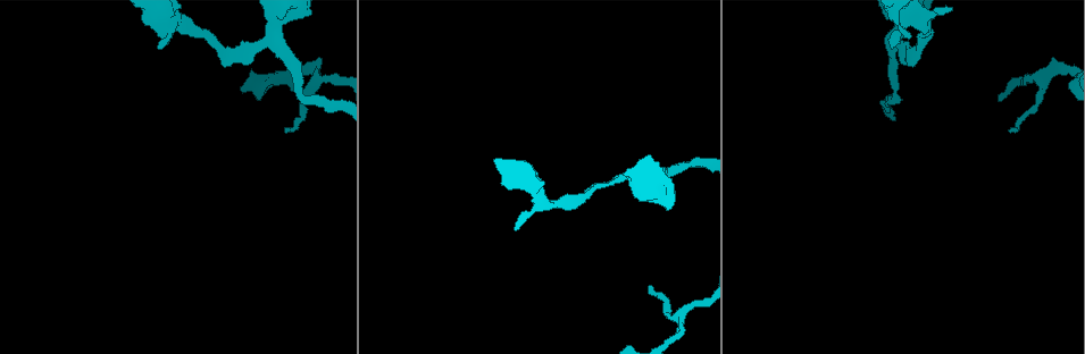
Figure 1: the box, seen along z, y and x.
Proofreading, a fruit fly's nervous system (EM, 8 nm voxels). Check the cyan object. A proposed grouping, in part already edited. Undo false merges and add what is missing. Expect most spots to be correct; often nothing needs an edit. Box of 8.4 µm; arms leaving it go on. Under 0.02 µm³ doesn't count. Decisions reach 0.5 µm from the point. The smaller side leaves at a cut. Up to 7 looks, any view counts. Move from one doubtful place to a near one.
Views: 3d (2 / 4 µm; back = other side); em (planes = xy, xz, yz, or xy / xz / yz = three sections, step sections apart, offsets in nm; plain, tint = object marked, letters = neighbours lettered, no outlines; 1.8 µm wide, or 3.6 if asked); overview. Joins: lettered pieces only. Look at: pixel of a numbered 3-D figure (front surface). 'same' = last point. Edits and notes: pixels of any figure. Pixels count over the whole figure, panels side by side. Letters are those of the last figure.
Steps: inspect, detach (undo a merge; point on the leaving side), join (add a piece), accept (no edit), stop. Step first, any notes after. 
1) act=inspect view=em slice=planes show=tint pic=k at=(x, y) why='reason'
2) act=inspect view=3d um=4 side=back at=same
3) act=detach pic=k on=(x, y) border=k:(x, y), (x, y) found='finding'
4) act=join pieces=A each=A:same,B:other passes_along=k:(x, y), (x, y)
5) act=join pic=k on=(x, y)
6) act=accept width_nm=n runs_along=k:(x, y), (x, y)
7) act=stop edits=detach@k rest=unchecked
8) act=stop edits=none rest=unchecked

act=inspect view=3d um=4 pic=1 at=(891, 46) why='thin end'

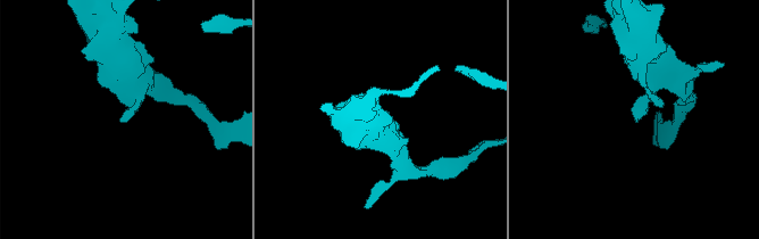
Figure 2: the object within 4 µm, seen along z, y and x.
act=inspect view=em um=3.6 slice=xy step=4 show=letters pic=2 at=(120, 122) why='now the EM'

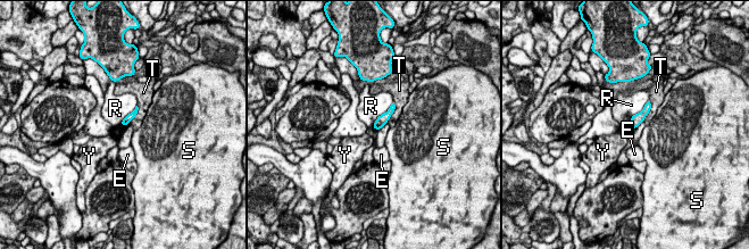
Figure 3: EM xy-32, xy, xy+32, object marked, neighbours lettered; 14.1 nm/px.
act=inspect view=em um=3.6 slice=yz step=16 show=letters at=same why='cut it another way'

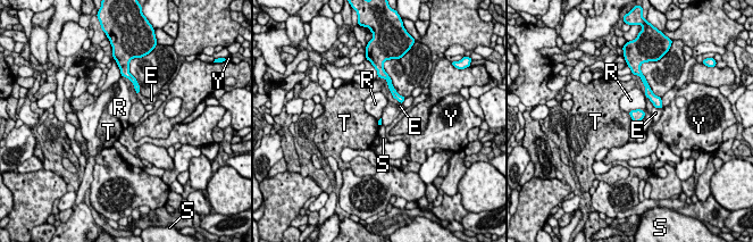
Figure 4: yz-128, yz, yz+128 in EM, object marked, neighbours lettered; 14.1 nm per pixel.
act=accept each=E:other,R:other,S:other,T:other,Y:other found='none of them fits'

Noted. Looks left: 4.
act=inspect view=em slice=planes show=letters pic=1 at=(285, 131) why='branch stops here'

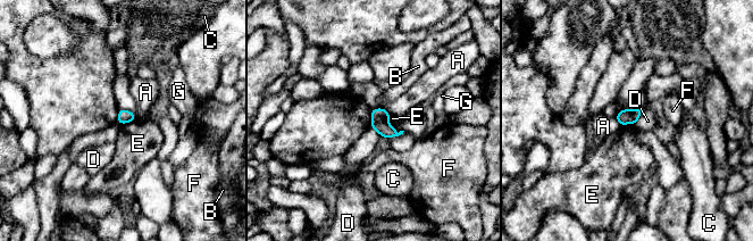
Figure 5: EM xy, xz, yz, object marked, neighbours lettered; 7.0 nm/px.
act=accept width_nm=100 longest_contact=E:180nm each=A:other,B:other,C:other,D:other,E:other,F:other,G:other found='none of them fits'

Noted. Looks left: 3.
act=inspect view=em slice=xy step=4 show=tint pic=1 at=(273, 31) why='arms part here'

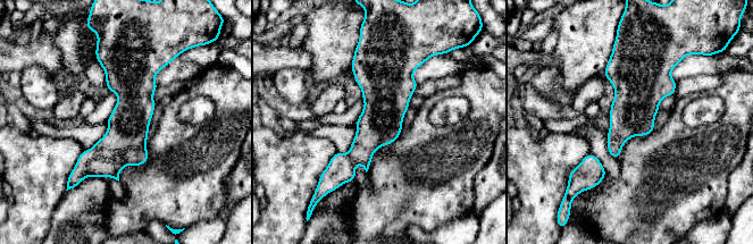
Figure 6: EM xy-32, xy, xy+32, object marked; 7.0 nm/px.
act=inspect view=em slice=planes show=letters at=same

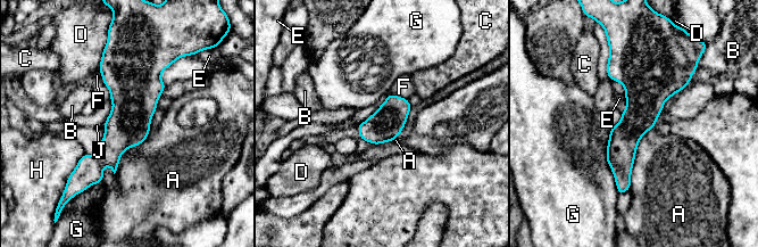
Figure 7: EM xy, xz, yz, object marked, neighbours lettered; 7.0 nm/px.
act=accept width_nm=240 each=A:other,B:other,C:other,D:other,E:other,F:other,G:other,H:other,J:other runs_along=7:(631, 57), (621, 190) found='continuous, no second neuron'

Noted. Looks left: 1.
act=stop edits=none rest=unchecked

